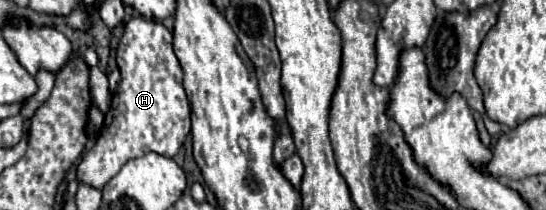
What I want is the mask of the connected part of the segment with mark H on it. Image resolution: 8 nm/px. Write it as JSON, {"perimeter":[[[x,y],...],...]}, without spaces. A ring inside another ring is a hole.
{"perimeter":[[[137,16],[125,24],[117,48],[121,82],[113,94],[109,112],[95,146],[77,164],[79,182],[103,188],[121,166],[147,152],[173,158],[191,130],[191,108],[183,90],[183,72],[173,52],[173,34],[155,20]]]}

